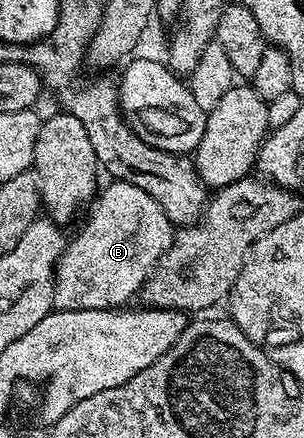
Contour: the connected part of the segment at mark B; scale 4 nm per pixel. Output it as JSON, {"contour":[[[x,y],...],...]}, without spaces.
{"contour":[[[112,180],[109,188],[99,193],[98,199],[91,205],[92,217],[84,224],[84,229],[77,234],[76,237],[67,241],[63,255],[60,256],[59,263],[56,264],[56,289],[54,290],[54,298],[52,299],[52,307],[56,310],[102,310],[103,308],[119,309],[121,306],[127,305],[131,296],[135,297],[143,288],[145,282],[148,281],[156,265],[159,264],[161,258],[166,254],[166,250],[171,246],[174,239],[174,225],[170,222],[170,218],[166,218],[166,214],[162,210],[162,206],[158,206],[158,202],[154,202],[154,198],[150,198],[150,194],[146,194],[146,190],[138,190],[138,186],[130,186],[130,182],[122,182],[121,180]]]}

